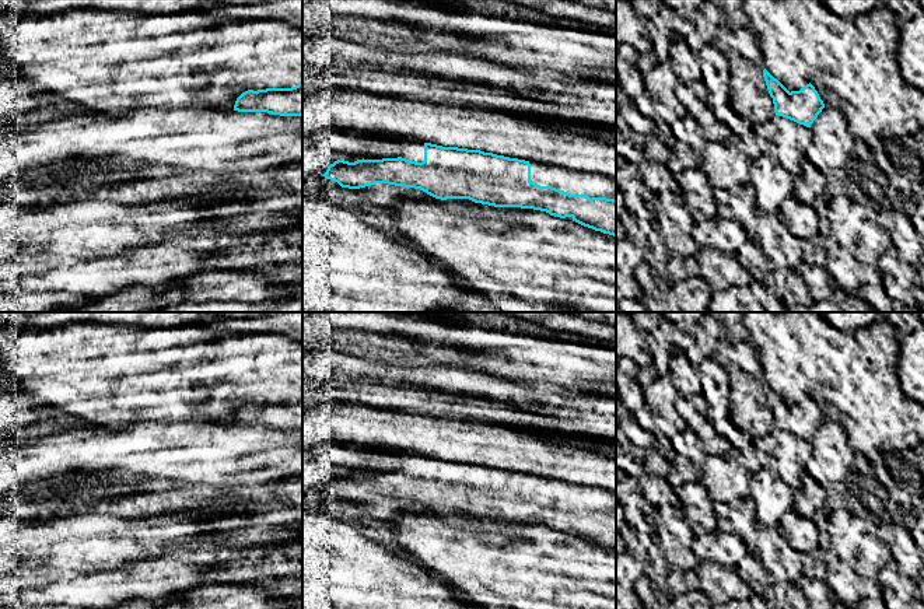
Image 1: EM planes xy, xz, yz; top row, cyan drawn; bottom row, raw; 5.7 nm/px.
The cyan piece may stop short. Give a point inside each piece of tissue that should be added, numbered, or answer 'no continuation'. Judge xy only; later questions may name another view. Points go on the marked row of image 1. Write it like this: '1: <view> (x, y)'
no continuation

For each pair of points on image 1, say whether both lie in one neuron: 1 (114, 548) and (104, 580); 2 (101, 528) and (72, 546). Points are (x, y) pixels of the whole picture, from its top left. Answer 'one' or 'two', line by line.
1: two
2: one

